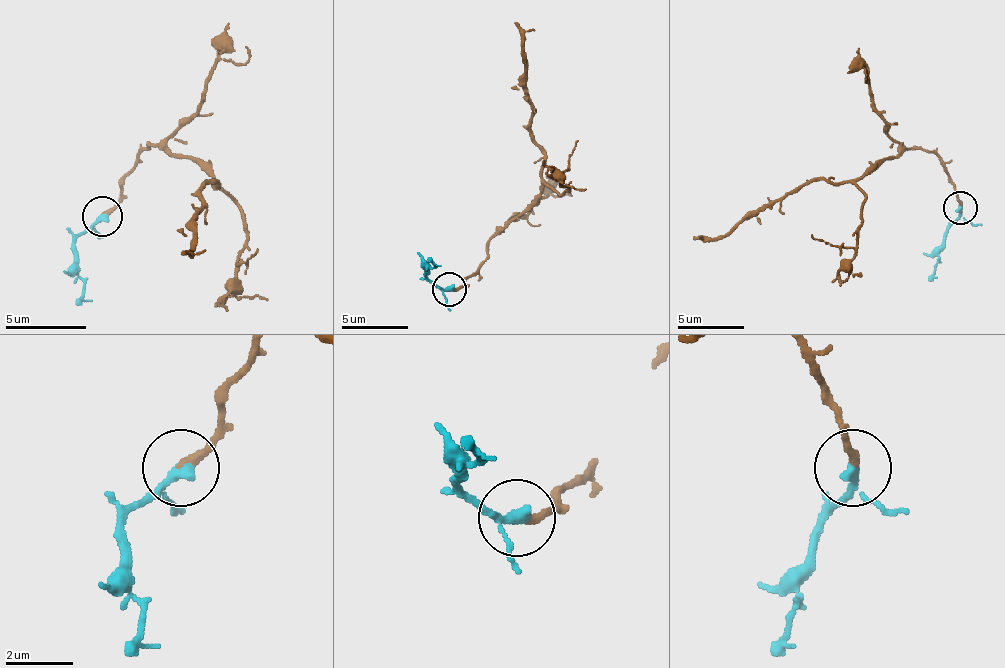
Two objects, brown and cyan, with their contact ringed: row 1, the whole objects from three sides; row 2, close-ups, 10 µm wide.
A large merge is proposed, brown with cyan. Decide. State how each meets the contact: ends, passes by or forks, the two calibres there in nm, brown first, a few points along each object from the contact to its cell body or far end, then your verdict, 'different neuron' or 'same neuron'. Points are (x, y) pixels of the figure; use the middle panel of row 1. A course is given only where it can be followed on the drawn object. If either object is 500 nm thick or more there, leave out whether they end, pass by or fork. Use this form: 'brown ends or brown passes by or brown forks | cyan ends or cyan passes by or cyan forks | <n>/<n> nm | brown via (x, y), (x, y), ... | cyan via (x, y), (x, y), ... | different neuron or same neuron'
brown ends | cyan passes by | 240/260 nm | brown via (450, 290), (487, 260), (487, 243), (540, 193), (543, 176), (540, 143), (530, 127), (523, 53), (513, 23) | cyan via (450, 290), (427, 276), (433, 263), (427, 256) | same neuron

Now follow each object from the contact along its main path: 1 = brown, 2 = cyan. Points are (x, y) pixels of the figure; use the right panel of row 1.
1: (961, 208), (951, 175), (914, 148), (864, 178), (814, 178), (748, 211), (724, 235), (694, 238)
2: (961, 208), (947, 228), (934, 275), (927, 281)

